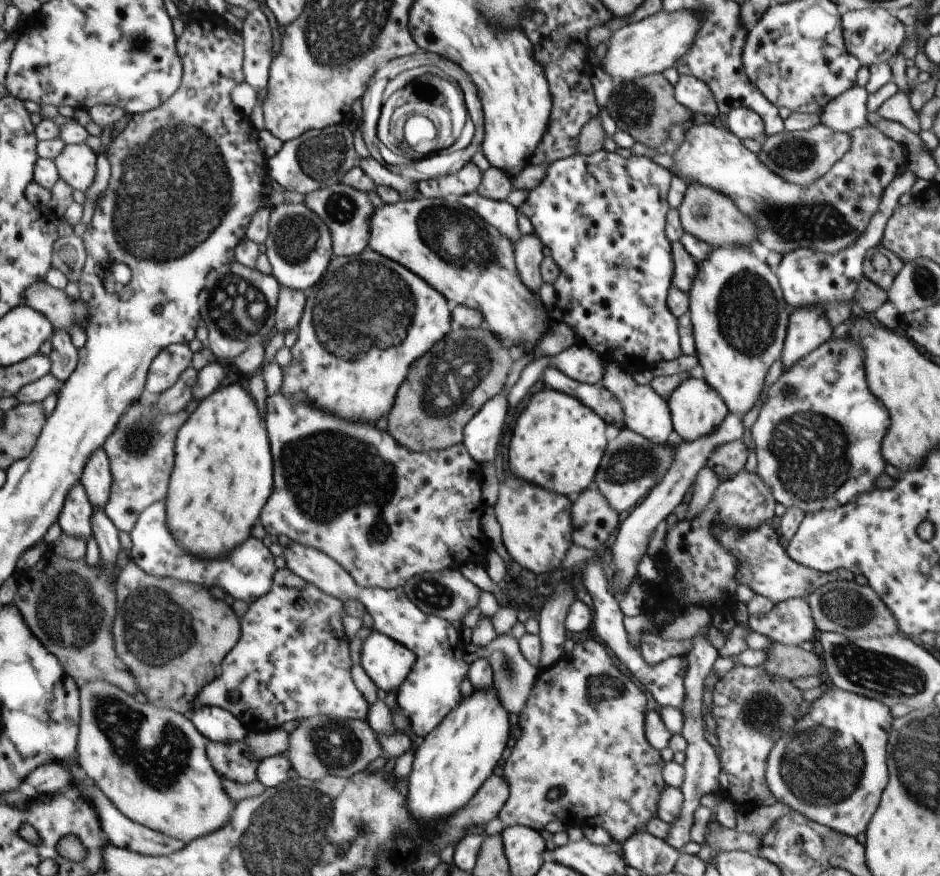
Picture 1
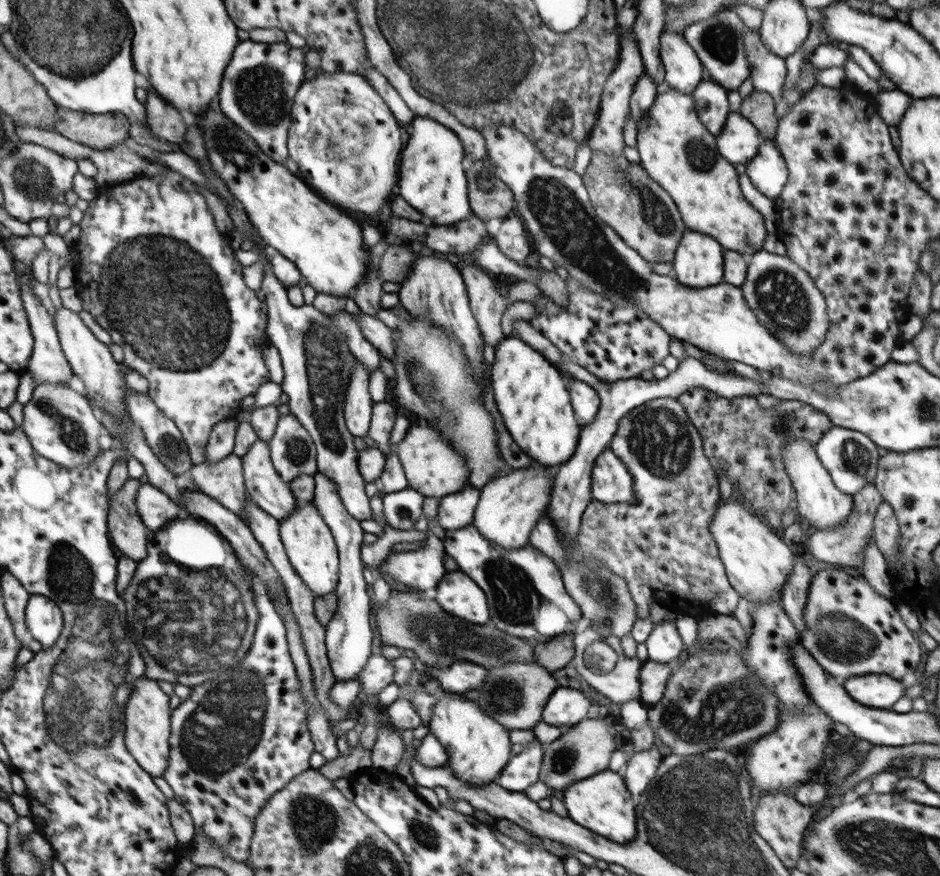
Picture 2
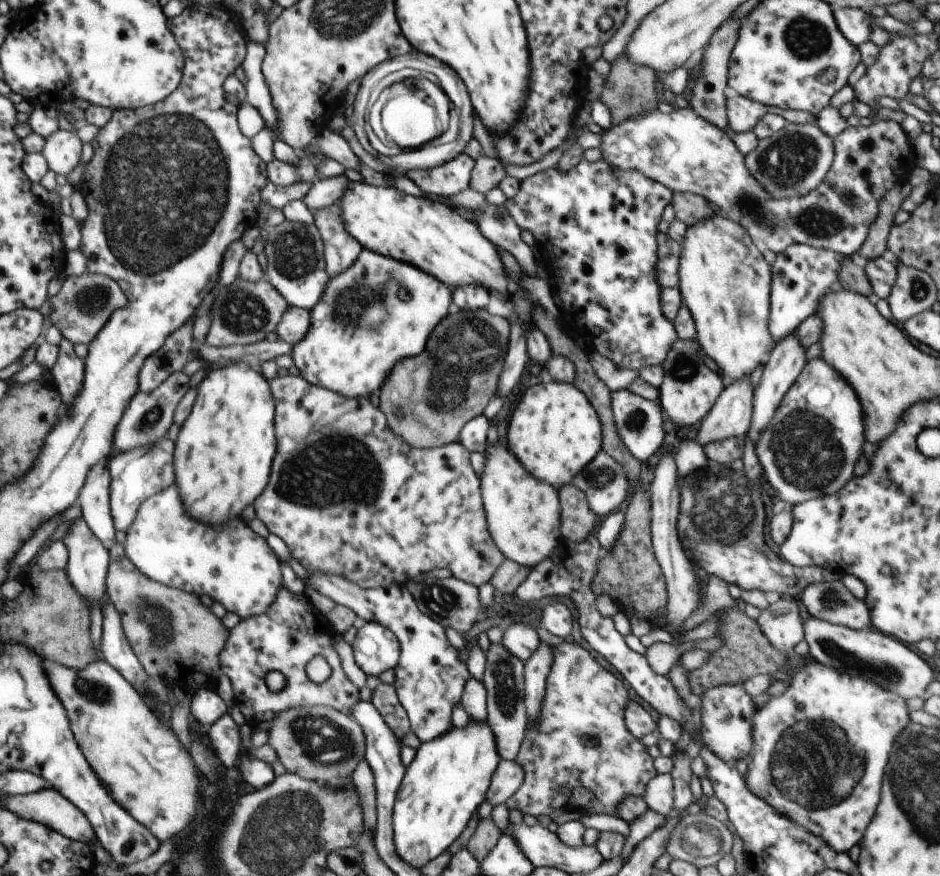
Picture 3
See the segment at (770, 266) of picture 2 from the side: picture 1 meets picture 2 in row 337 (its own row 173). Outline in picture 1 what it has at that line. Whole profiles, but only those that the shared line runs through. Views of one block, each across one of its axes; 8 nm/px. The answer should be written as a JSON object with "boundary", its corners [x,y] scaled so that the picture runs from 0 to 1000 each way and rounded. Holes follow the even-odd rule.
{"boundary":[[[872,140],[860,148],[834,148],[819,154],[805,178],[815,187],[815,192],[832,201],[836,208],[849,212],[862,212],[872,201],[877,201],[904,171],[905,162],[906,155],[902,151],[891,151]]]}

